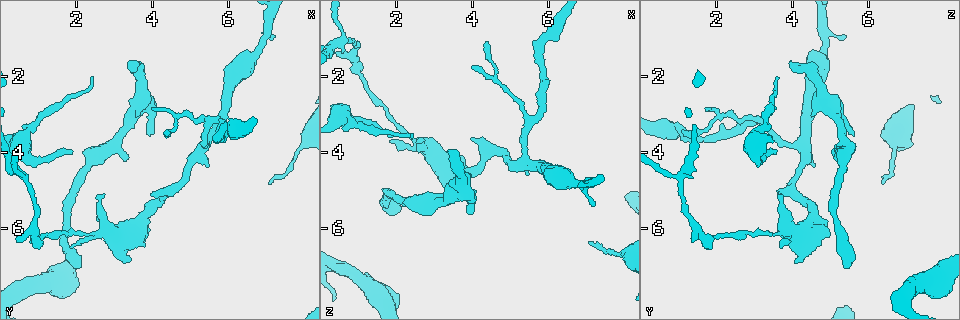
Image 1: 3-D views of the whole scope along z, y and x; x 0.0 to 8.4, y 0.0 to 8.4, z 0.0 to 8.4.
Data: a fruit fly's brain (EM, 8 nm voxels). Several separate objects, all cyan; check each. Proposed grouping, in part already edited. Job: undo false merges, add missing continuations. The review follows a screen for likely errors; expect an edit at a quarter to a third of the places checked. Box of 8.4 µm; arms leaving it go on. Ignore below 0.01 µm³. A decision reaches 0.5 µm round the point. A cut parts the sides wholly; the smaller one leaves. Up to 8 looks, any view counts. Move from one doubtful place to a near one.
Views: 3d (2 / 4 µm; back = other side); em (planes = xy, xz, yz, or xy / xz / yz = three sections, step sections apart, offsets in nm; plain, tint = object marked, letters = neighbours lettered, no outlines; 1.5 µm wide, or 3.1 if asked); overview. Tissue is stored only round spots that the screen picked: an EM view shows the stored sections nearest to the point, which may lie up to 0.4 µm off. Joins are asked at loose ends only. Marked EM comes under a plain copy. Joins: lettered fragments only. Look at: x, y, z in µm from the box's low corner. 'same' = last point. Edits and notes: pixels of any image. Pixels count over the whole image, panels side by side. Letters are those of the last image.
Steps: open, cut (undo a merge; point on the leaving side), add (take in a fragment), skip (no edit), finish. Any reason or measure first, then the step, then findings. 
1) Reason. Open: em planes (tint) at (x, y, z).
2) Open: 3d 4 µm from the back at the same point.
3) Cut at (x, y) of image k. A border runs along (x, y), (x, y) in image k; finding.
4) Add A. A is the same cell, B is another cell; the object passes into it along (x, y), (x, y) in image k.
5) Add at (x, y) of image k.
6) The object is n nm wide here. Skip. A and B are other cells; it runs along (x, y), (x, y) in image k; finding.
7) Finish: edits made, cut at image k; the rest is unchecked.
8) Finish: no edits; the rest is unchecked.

Sharp bend. Open: em planes (letters) at (0.85, 6.15, 1.60).

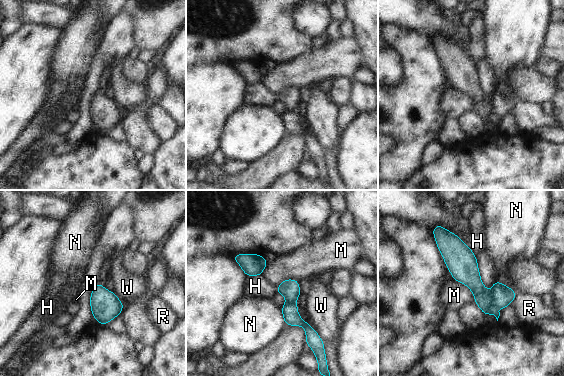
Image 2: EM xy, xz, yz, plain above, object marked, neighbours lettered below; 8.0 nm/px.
The object is 90 nm wide here. Cut at (484, 300) of image 2. H, M, N, R and W are other cells; the part that leaves runs along (440, 229), (496, 314) in image 2; a second neuron is stuck on.

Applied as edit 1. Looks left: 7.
Redraw. Open: overview.

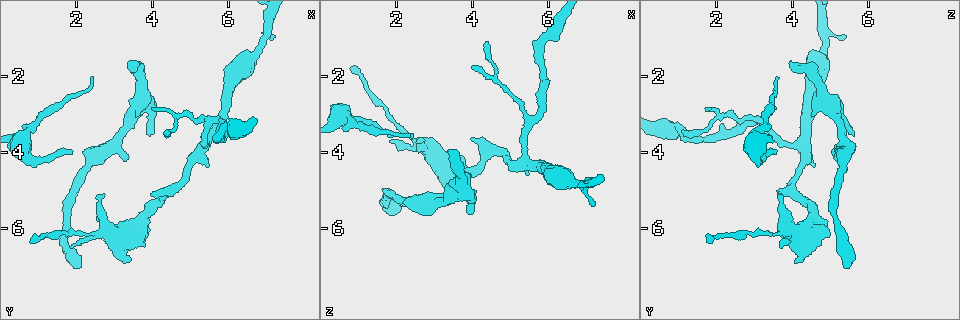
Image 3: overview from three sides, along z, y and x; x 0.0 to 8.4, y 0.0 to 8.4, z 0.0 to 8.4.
Sharp bend. Open: em yz step 4 (tint) at (4.40, 5.10, 3.95).

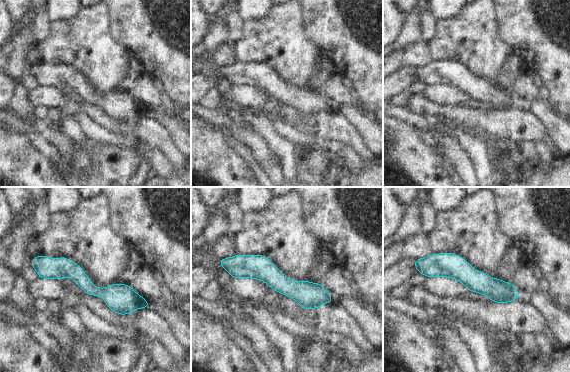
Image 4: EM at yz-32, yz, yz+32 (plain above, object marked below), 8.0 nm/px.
Open: em planes (letters) at the same point.

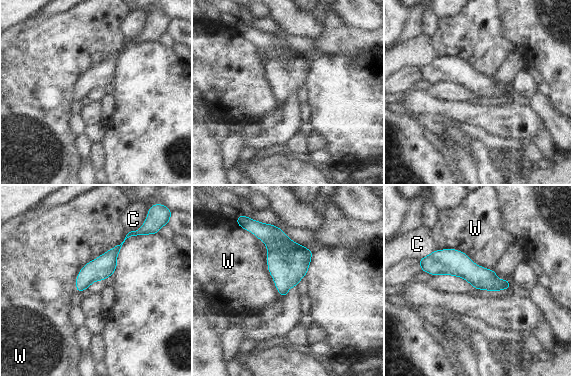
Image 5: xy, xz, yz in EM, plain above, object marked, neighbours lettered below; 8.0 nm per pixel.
Skip. C and W are other cells; a border runs along (128, 233), (79, 271), (75, 290) in image 5; one neuron here.

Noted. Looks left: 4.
Thin end. Open: em planes (letters) at (1.85, 3.95, 3.55).

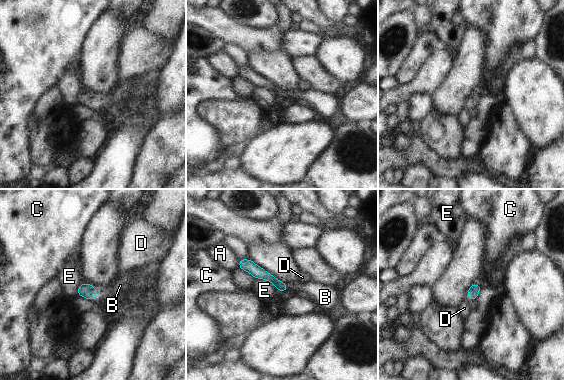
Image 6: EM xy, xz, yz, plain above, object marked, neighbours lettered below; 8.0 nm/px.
The longest contact is with E, 220 nm. Add B. B is the same cell, A, C, D and E are other cells; it goes on there.

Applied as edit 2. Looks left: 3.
Finish: edits made, cut at image 2, add at image 6; the rest is unchecked.

